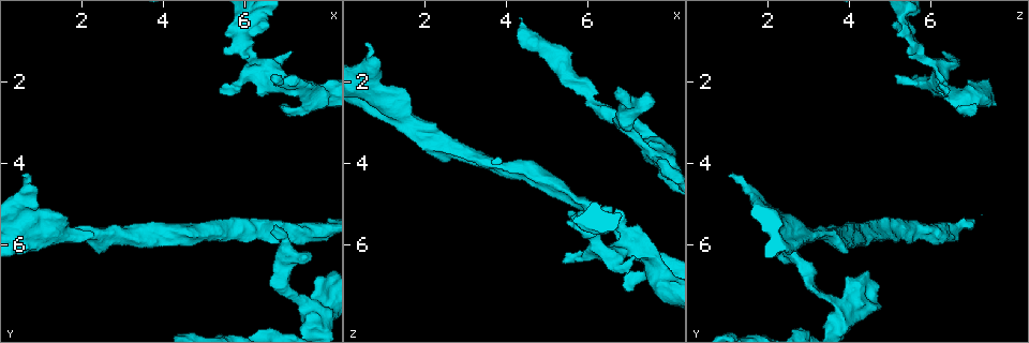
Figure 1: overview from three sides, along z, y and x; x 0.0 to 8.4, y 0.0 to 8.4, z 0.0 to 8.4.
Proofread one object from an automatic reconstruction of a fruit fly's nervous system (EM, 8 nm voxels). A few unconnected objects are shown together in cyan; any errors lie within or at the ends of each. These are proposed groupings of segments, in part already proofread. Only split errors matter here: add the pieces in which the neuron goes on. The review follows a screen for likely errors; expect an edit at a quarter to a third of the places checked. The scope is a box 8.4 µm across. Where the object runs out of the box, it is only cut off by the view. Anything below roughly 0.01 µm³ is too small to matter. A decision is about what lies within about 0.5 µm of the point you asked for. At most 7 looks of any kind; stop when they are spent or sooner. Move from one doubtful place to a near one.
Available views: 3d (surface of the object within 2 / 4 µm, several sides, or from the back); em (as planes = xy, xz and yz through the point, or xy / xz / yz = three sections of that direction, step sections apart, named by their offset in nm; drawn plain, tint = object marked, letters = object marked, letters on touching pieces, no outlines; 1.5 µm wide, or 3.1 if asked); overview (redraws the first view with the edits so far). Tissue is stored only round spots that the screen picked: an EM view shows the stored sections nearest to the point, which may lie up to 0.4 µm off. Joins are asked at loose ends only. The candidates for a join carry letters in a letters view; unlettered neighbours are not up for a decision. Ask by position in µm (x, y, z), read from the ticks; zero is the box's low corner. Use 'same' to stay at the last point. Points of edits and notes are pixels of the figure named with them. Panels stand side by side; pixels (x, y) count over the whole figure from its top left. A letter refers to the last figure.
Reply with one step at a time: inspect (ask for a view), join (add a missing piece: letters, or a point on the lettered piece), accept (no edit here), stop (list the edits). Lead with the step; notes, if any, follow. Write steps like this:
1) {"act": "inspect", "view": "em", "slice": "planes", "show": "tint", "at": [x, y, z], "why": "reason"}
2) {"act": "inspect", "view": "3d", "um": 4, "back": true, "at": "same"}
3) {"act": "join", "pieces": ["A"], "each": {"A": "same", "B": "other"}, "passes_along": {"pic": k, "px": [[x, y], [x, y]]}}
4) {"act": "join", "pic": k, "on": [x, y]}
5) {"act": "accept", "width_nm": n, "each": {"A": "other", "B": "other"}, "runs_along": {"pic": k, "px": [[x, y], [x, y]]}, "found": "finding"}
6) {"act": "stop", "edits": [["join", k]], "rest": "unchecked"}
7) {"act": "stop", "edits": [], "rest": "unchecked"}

{"act": "inspect", "view": "em", "slice": "yz", "step": 8, "show": "letters", "at": [7.50, 6.30, 2.25], "why": "branch stops here"}

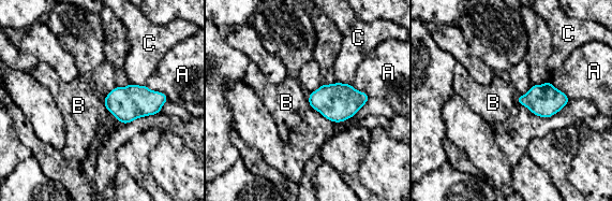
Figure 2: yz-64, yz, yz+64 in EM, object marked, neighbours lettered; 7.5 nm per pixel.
{"act": "inspect", "view": "em", "slice": "planes", "show": "letters", "at": "same"}

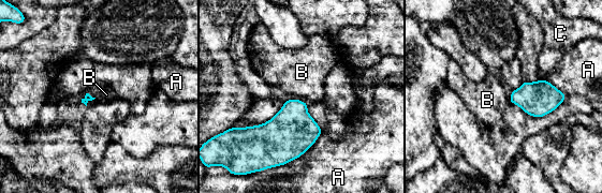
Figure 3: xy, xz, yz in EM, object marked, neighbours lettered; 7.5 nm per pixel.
{"act": "accept", "each": {"A": "other", "B": "other", "C": "other"}, "border": {"pic": 3, "px": [[96, 98], [86, 105]]}, "found": "no lettered piece goes on from it"}

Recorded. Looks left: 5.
{"act": "inspect", "view": "em", "slice": "planes", "show": "letters", "at": [0.55, 4.25, 1.15], "why": "branch stops here"}

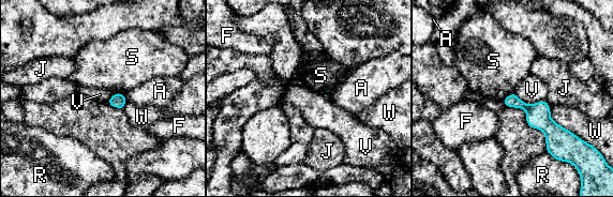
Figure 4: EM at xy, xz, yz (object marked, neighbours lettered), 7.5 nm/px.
{"act": "accept", "each": {"A": "other", "F": "other", "J": "other", "R": "other", "S": "other", "V": "other", "W": "other"}, "runs_along": {"pic": 4, "px": [[506, 101], [525, 106], [550, 130], [549, 147]]}, "found": "none of them fits"}

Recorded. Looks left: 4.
{"act": "inspect", "view": "3d", "um": 4, "back": true, "at": [7.05, 2.60, 7.15]}

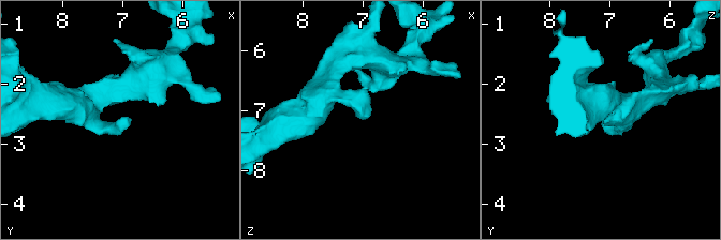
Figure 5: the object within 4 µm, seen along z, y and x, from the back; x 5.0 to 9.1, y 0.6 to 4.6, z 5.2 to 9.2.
{"act": "inspect", "view": "em", "slice": "planes", "show": "letters", "at": [7.00, 2.55, 7.15]}

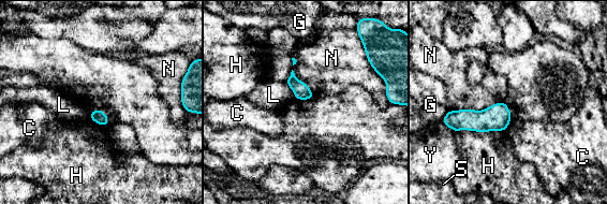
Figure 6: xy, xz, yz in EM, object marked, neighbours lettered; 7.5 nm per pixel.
{"act": "accept", "each": {"C": "other", "G": "other", "H": "other", "L": "other", "N": "other", "S": "other", "Y": "other"}, "border": {"pic": 6, "px": [[504, 101], [482, 110], [449, 111]]}, "found": "no lettered piece goes on from it"}

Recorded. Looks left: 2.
{"act": "stop", "edits": [], "rest": "unchecked"}

